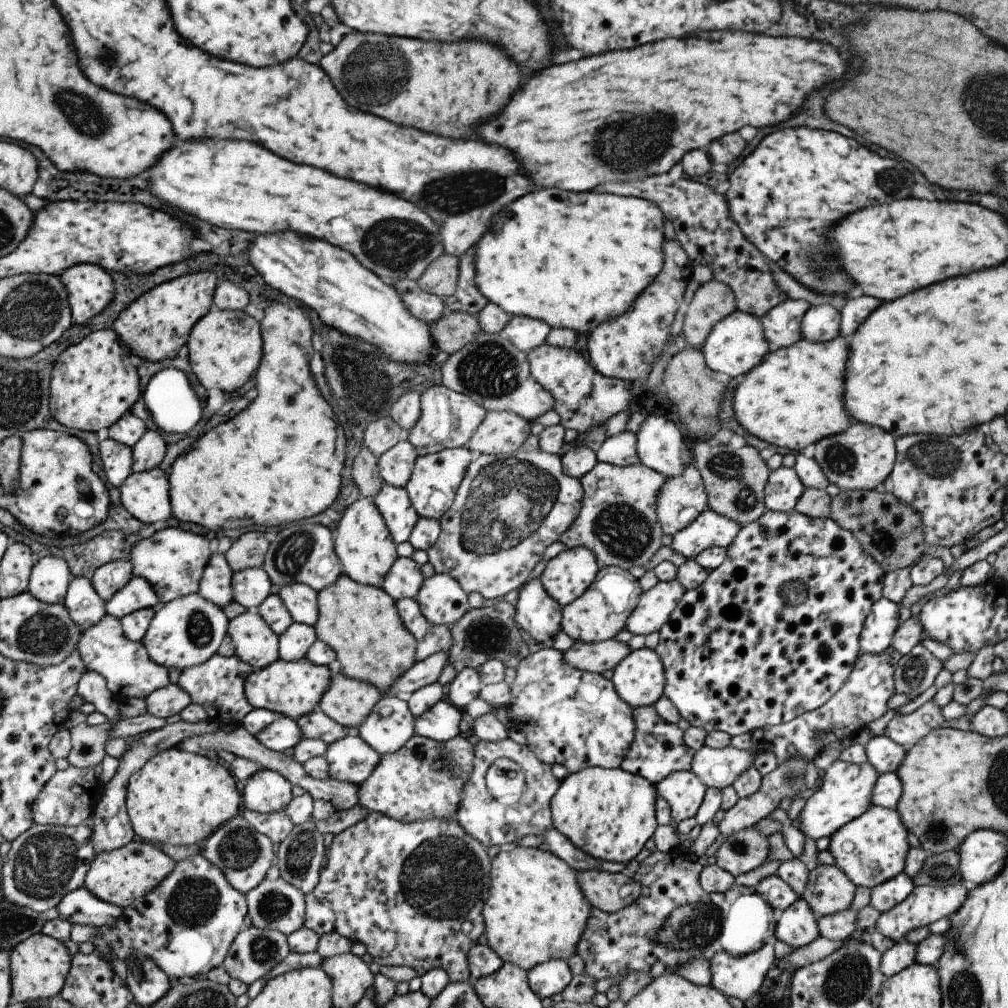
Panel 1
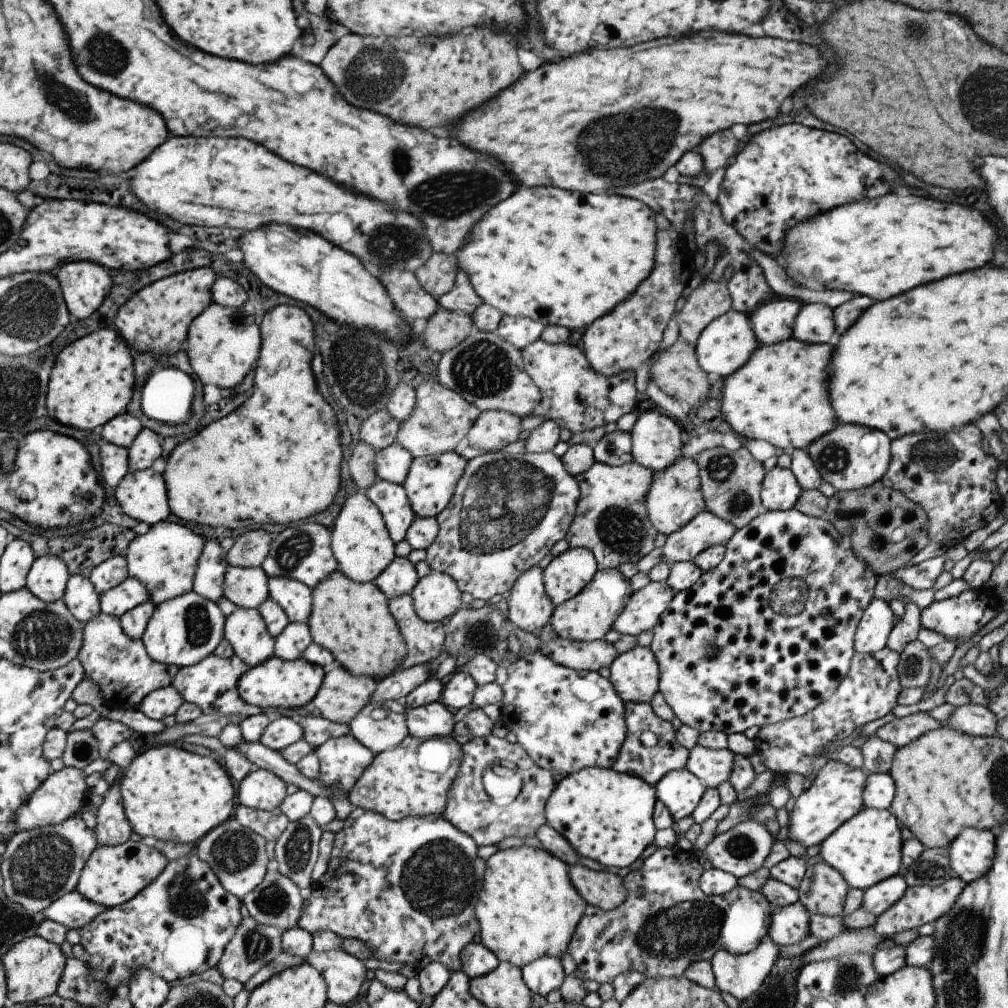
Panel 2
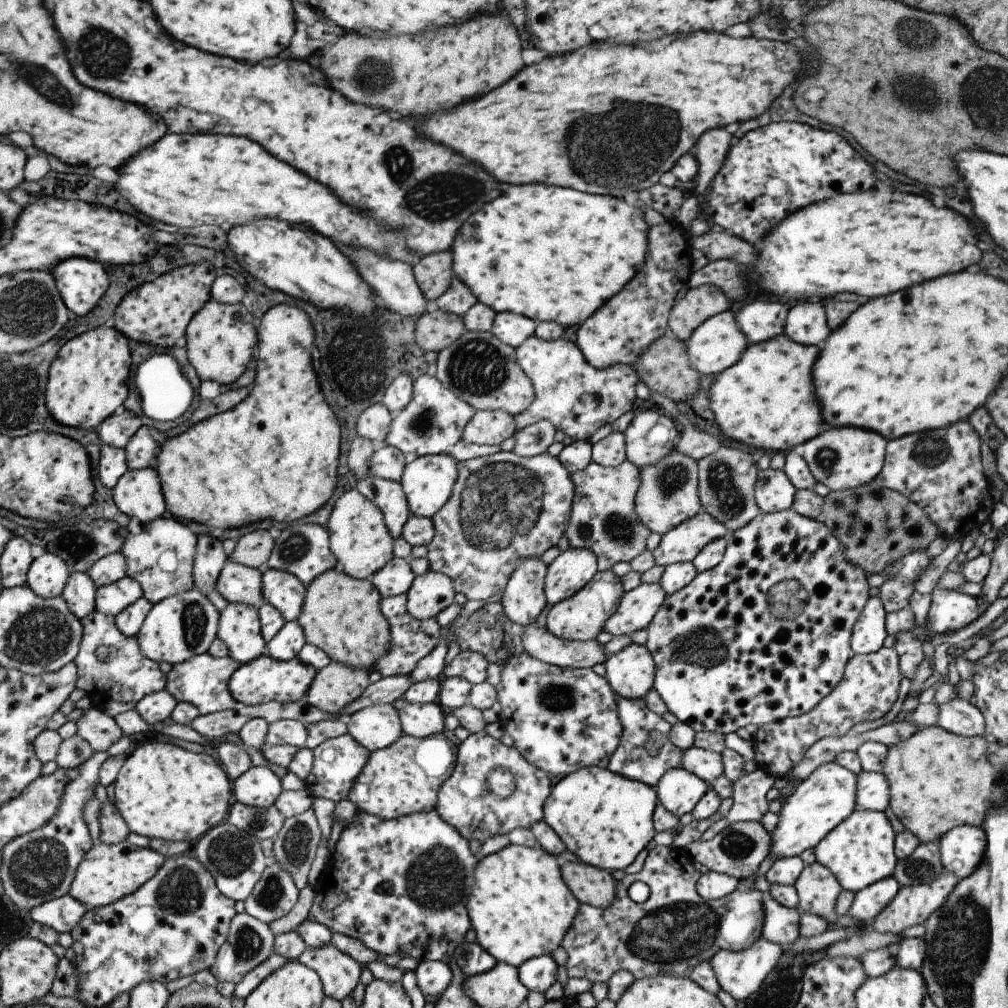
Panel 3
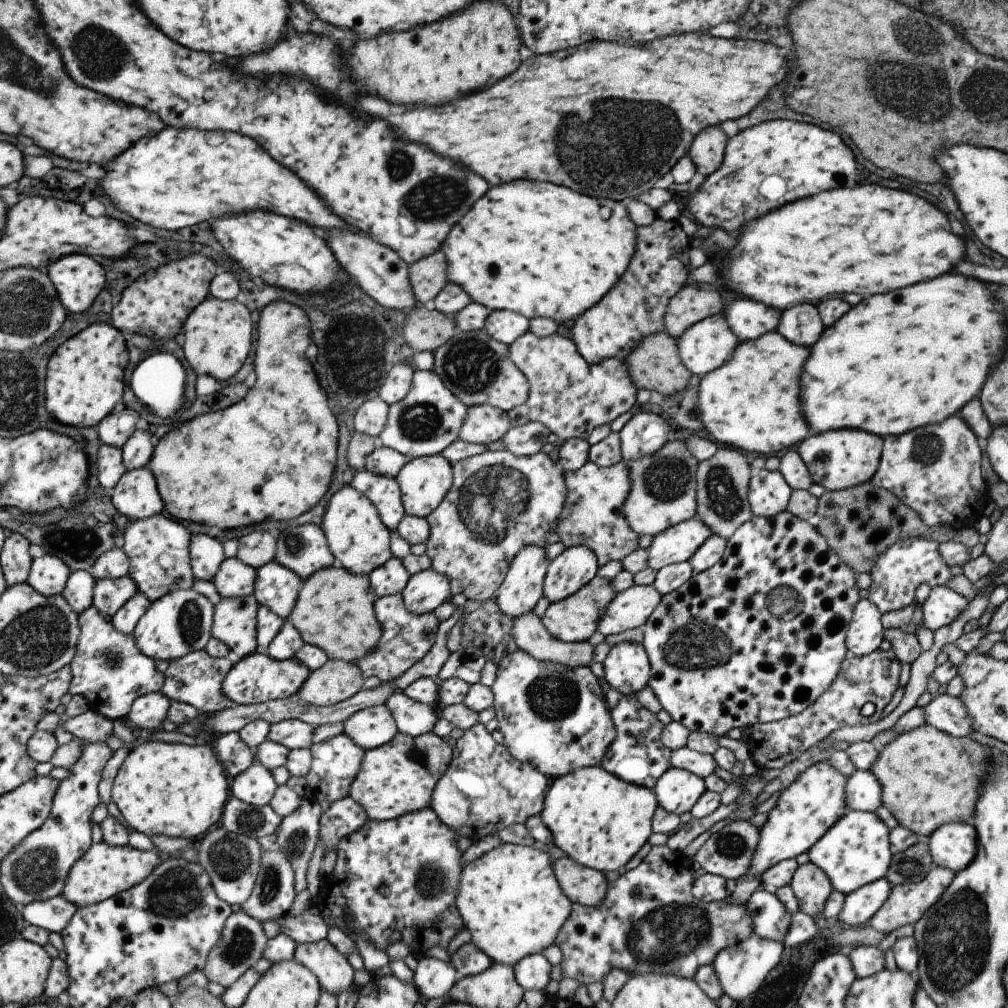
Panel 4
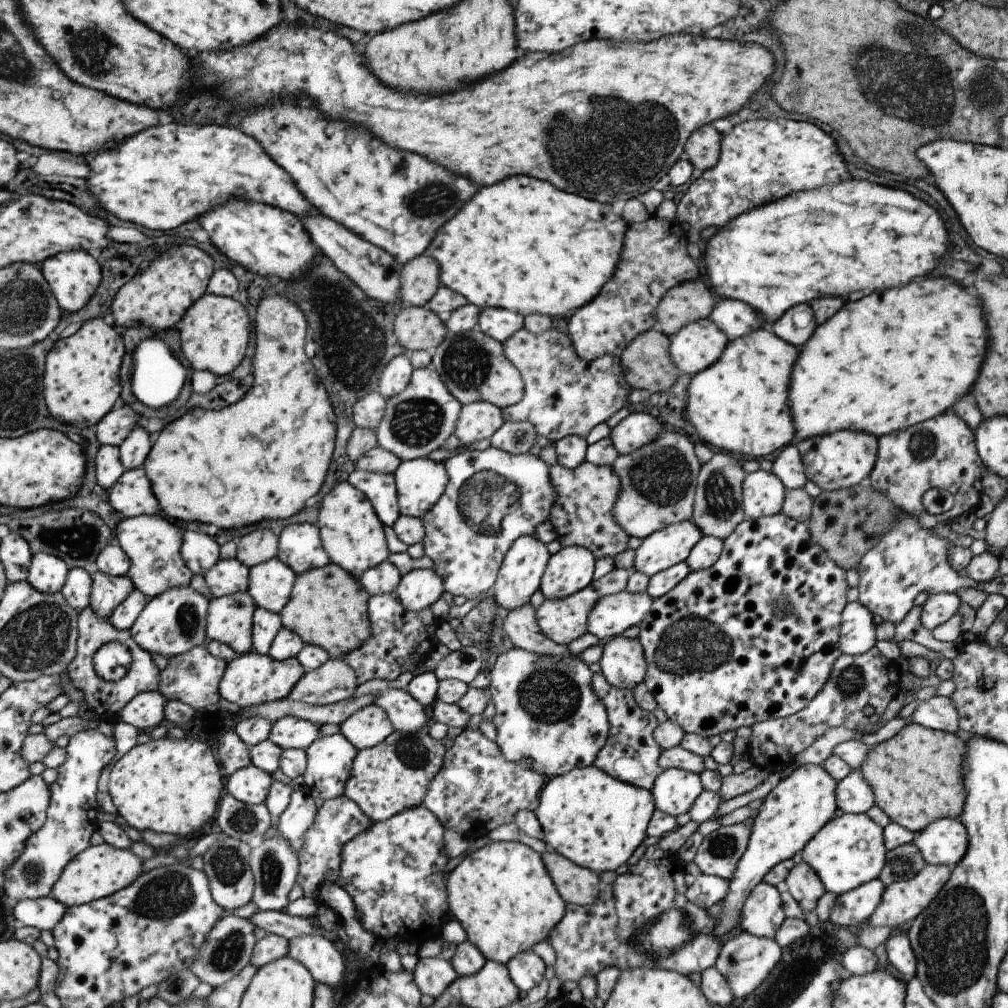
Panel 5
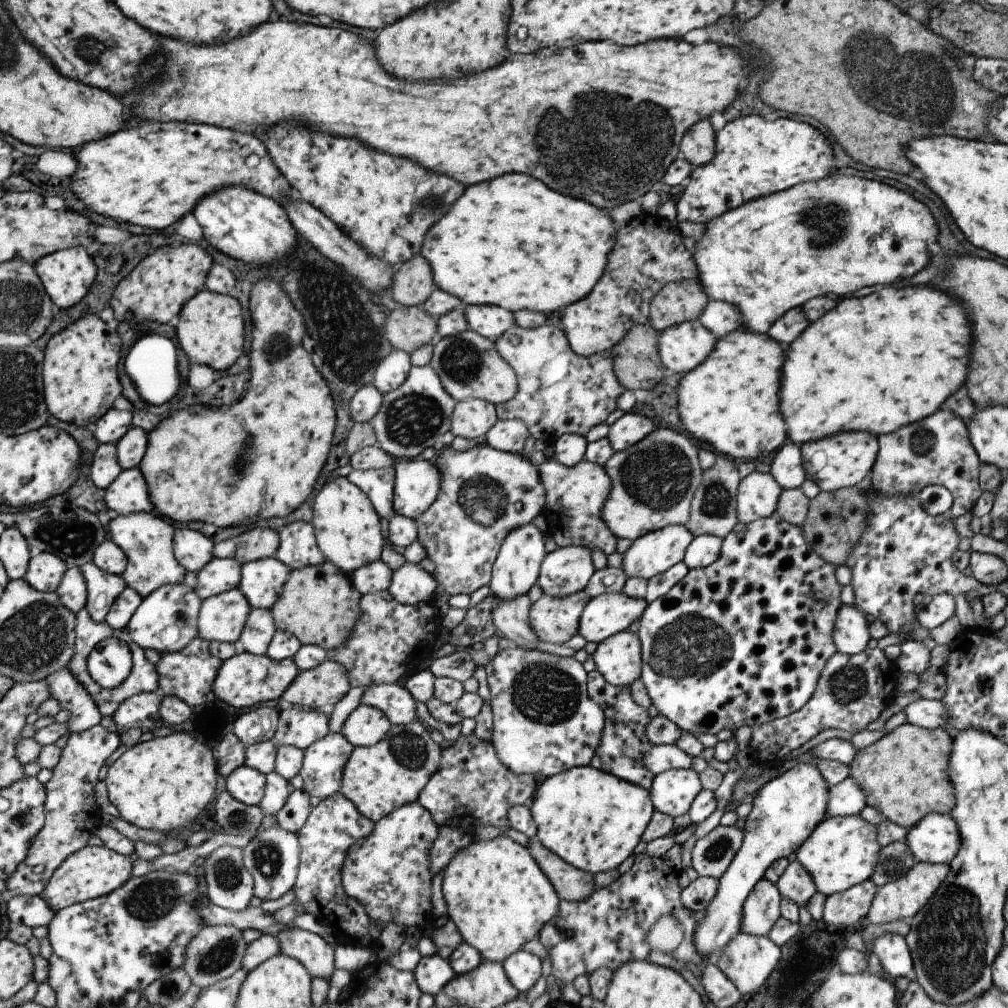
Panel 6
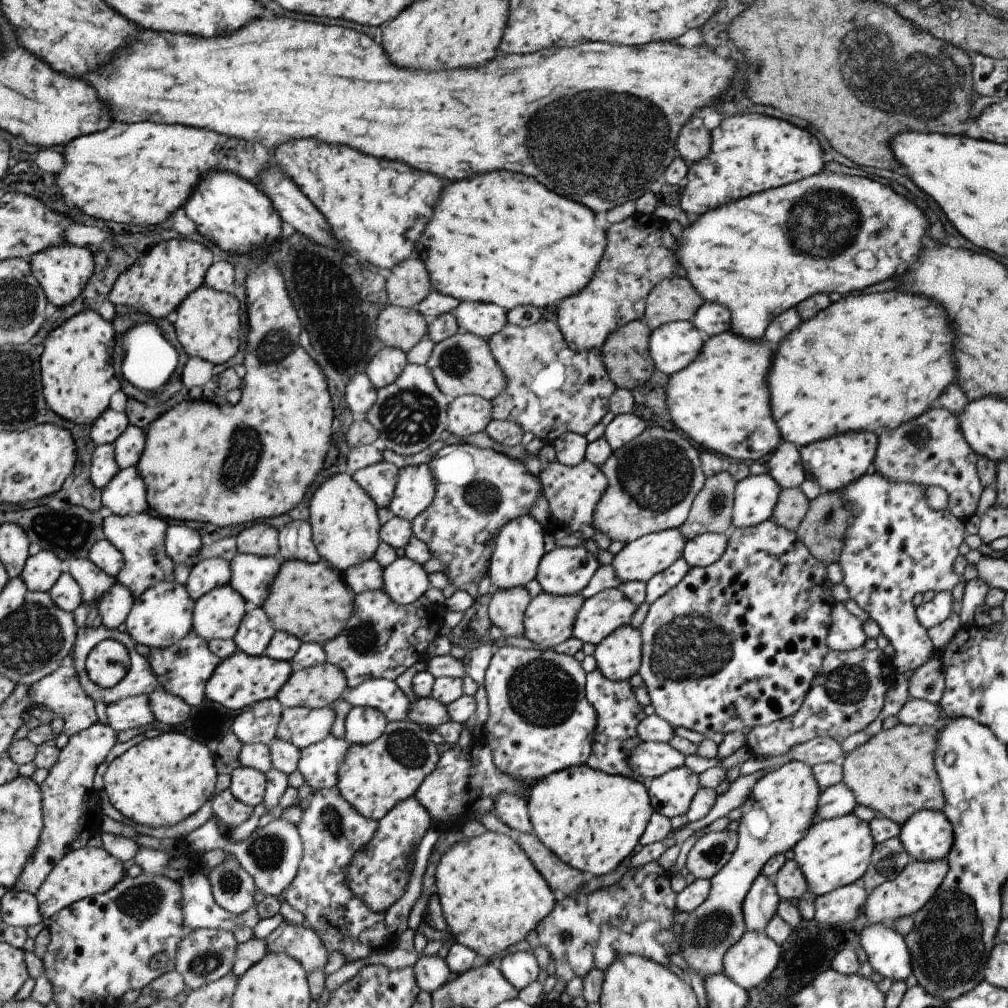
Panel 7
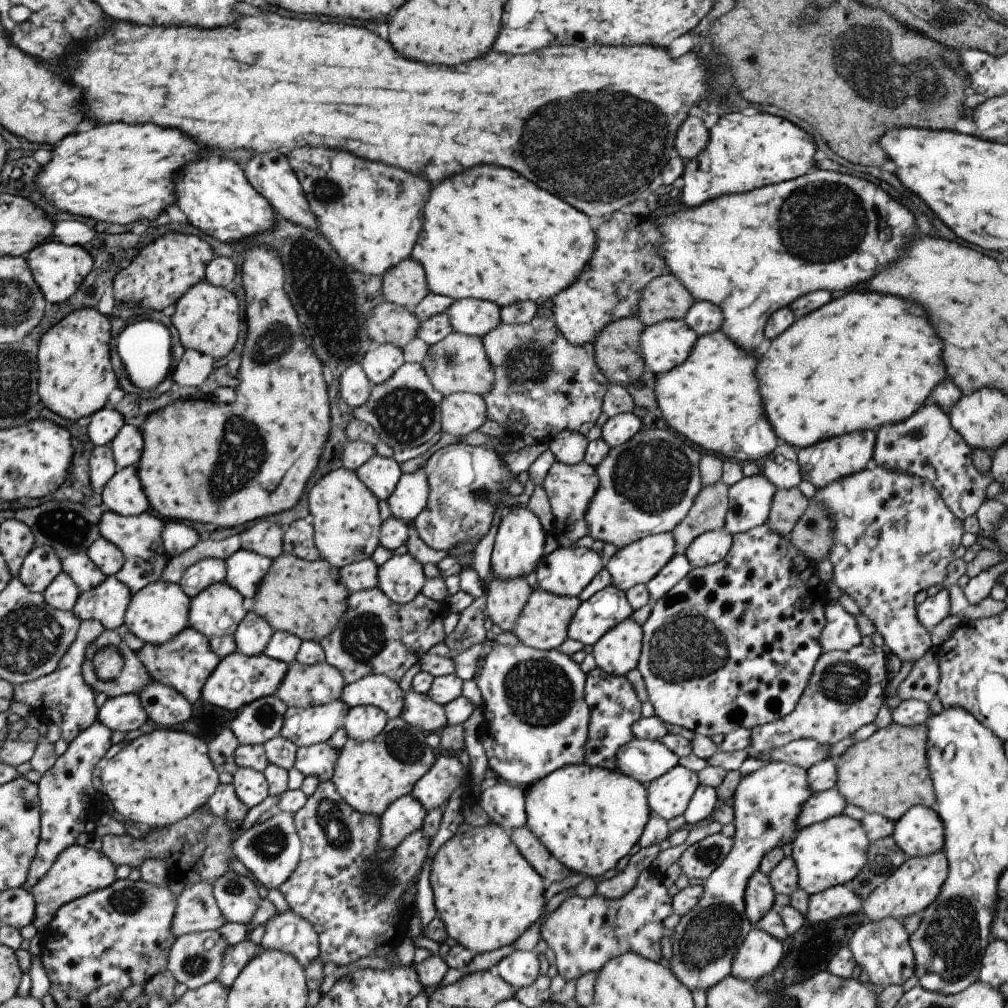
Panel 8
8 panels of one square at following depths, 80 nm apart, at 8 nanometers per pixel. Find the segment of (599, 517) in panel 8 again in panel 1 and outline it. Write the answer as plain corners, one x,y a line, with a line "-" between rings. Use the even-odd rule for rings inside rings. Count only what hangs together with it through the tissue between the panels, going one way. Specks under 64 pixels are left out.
689,463
680,475
669,477
664,481
654,504
661,530
664,534
671,535
685,528
690,522
693,522
707,506
704,484
702,483
699,471
692,463

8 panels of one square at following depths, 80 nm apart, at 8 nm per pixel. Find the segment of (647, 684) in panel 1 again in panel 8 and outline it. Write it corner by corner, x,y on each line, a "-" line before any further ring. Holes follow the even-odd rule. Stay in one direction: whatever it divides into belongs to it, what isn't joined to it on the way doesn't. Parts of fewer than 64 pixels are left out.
625,618
605,632
591,648
595,665
605,674
625,676
637,667
643,630
632,618

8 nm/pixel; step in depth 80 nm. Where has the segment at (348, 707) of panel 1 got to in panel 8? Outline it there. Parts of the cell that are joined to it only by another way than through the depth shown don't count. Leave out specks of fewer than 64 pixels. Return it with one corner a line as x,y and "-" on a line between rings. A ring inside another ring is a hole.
294,661
287,666
274,696
288,708
318,706
340,699
343,686
341,674
329,664
303,665

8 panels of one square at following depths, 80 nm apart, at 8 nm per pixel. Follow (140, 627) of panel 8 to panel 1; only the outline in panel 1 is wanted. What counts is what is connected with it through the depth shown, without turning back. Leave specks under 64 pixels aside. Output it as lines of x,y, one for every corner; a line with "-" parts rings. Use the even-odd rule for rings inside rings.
197,593
187,594
156,608
140,642
154,664
184,671
185,668
202,664
216,654
221,640
226,636
227,626
228,619
219,606
204,600

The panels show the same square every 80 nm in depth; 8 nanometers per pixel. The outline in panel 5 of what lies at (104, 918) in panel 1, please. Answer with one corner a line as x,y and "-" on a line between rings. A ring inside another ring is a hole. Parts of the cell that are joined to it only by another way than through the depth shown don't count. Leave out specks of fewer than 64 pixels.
53,897
21,900
15,906
15,918
19,924
39,930
53,931
61,916
65,914
66,907

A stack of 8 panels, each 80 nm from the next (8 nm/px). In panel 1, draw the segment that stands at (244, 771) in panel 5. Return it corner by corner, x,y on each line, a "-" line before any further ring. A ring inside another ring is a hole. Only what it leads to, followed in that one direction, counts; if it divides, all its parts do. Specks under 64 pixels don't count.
255,772
239,787
241,808
262,814
284,811
292,798
291,787
277,772

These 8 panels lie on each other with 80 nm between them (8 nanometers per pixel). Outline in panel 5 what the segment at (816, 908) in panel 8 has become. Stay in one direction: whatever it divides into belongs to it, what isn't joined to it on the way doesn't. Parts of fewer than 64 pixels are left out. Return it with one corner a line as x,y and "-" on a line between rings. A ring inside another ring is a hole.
869,880
853,890
835,895
835,904
829,914
829,922
848,930
858,929
877,908
885,885
879,880

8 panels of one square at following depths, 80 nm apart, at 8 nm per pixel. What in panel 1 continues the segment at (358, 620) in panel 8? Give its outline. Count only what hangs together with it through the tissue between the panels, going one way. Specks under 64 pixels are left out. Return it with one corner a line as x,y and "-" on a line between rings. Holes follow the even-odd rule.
401,598
394,601
401,624
415,640
415,662
424,660
437,652
448,652
451,647
449,629
445,626
430,624
418,610
413,599

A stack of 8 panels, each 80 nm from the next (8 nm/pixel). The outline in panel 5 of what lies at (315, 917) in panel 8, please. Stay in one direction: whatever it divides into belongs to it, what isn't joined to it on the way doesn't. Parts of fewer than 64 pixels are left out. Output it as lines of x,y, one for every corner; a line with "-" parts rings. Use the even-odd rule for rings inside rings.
344,795
323,801
315,810
313,824
309,824
307,832
303,834
301,848
297,852
298,870
295,882
301,886
303,898
312,898
319,902
317,892
323,883
334,883
339,876
341,848
345,842
353,839
357,834
365,832
372,822
369,821
359,808

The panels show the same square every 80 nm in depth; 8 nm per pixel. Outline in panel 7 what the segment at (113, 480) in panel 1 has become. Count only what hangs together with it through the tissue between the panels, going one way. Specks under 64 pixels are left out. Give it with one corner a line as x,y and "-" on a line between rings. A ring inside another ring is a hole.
112,444
97,445
89,462
89,487
102,490
118,472

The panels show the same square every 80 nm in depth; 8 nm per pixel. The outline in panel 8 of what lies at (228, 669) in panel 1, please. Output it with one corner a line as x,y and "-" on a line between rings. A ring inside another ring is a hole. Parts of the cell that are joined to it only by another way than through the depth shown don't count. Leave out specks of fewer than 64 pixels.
190,627
183,628
181,632
164,644
143,644
135,652
135,656
143,664
149,678
165,684
165,686
171,686
191,705
200,698
199,694
205,678
211,674
220,660
209,648
209,640

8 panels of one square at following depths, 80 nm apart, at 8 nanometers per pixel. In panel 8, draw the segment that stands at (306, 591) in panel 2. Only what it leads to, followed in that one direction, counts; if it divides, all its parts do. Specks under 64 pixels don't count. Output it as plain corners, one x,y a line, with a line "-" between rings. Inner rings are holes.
239,549
225,558
224,582
242,598
253,598
261,578
267,574
271,559
247,550

